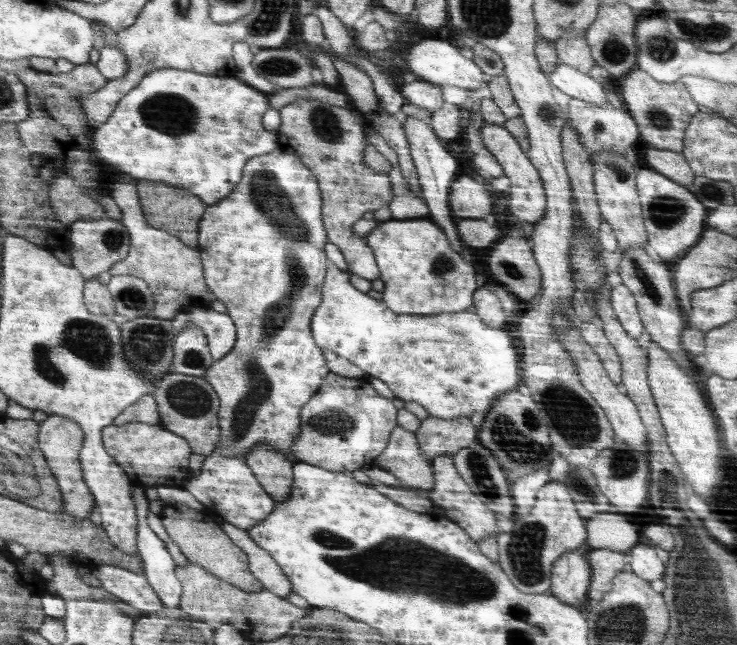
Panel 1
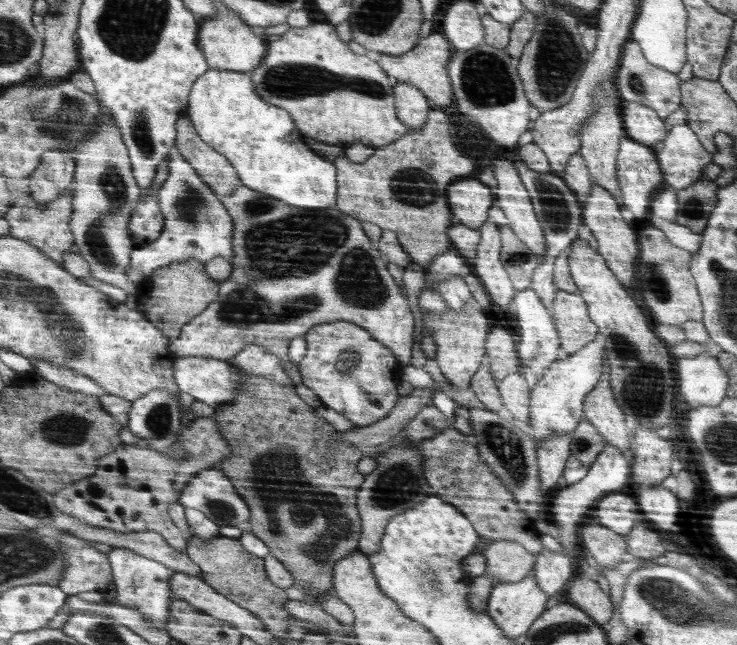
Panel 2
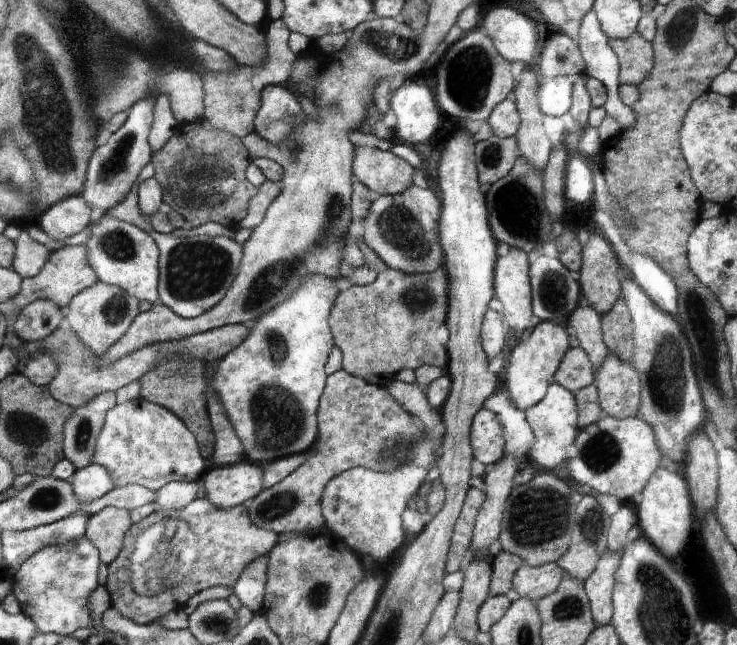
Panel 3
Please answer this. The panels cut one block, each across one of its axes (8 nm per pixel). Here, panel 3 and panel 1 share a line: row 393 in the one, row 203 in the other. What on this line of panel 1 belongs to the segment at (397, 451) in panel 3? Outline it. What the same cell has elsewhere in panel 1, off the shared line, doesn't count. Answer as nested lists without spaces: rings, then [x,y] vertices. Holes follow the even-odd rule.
[[[297,99],[280,110],[281,125],[277,128],[280,134],[280,149],[293,151],[305,165],[307,165],[319,181],[319,188],[323,189],[323,216],[328,232],[328,243],[332,243],[343,253],[350,273],[358,275],[368,281],[379,278],[378,261],[375,252],[369,248],[367,237],[358,236],[352,227],[366,212],[388,207],[395,198],[390,177],[384,173],[374,173],[365,163],[365,152],[368,142],[365,140],[363,126],[364,119],[352,108],[340,107],[316,99]]]

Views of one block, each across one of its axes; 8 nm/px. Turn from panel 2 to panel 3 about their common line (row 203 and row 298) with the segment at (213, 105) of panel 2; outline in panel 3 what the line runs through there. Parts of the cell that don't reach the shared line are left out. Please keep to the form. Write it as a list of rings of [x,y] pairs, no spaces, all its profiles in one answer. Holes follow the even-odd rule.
[[[309,275],[288,297],[246,324],[247,339],[219,361],[213,389],[245,446],[245,459],[265,466],[275,459],[308,451],[308,446],[318,435],[319,401],[328,378],[324,364],[335,344],[330,336],[329,316],[339,290],[338,281],[332,277]]]

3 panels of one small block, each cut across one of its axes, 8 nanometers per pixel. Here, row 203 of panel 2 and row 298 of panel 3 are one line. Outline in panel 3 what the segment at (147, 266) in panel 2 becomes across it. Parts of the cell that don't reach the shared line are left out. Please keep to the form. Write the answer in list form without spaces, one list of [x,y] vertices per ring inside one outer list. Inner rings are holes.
[[[154,232],[159,244],[159,302],[177,316],[195,319],[215,307],[231,287],[243,257],[243,248],[226,236],[178,237]]]

